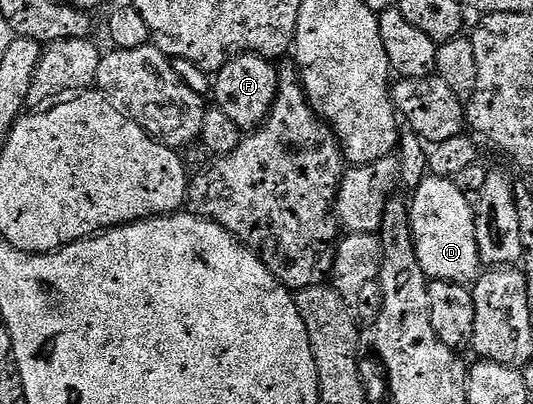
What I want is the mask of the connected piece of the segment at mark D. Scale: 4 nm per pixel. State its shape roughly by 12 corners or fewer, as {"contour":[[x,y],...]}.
{"contour":[[428,174],[409,200],[431,280],[481,275],[475,210],[454,179]]}

